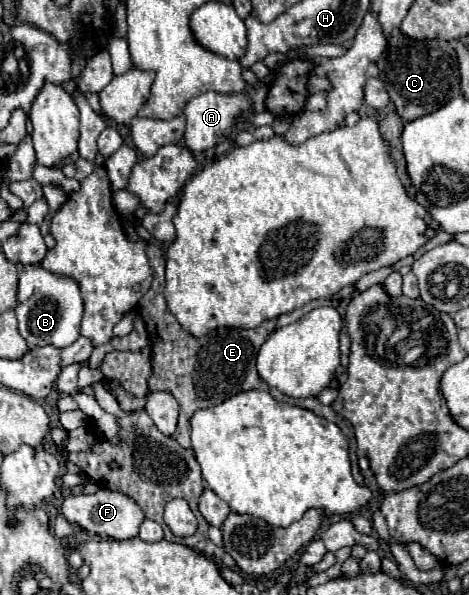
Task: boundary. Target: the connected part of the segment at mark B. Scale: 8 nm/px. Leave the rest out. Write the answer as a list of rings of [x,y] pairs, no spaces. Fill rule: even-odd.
[[[40,264],[22,266],[16,318],[18,318],[18,330],[30,348],[44,344],[66,348],[74,344],[80,336],[80,322],[82,322],[82,298],[78,282],[72,278],[56,276],[44,270]]]

